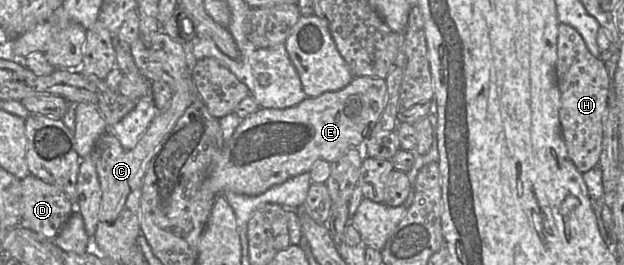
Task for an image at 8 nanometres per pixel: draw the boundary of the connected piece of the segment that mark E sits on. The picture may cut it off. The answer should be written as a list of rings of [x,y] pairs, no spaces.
[[[354,77],[341,90],[325,92],[317,97],[308,97],[299,104],[286,109],[260,108],[245,116],[231,139],[213,162],[207,176],[207,188],[215,195],[225,191],[257,196],[303,173],[308,173],[313,163],[325,160],[333,163],[352,147],[363,146],[377,124],[388,102],[385,79]]]

